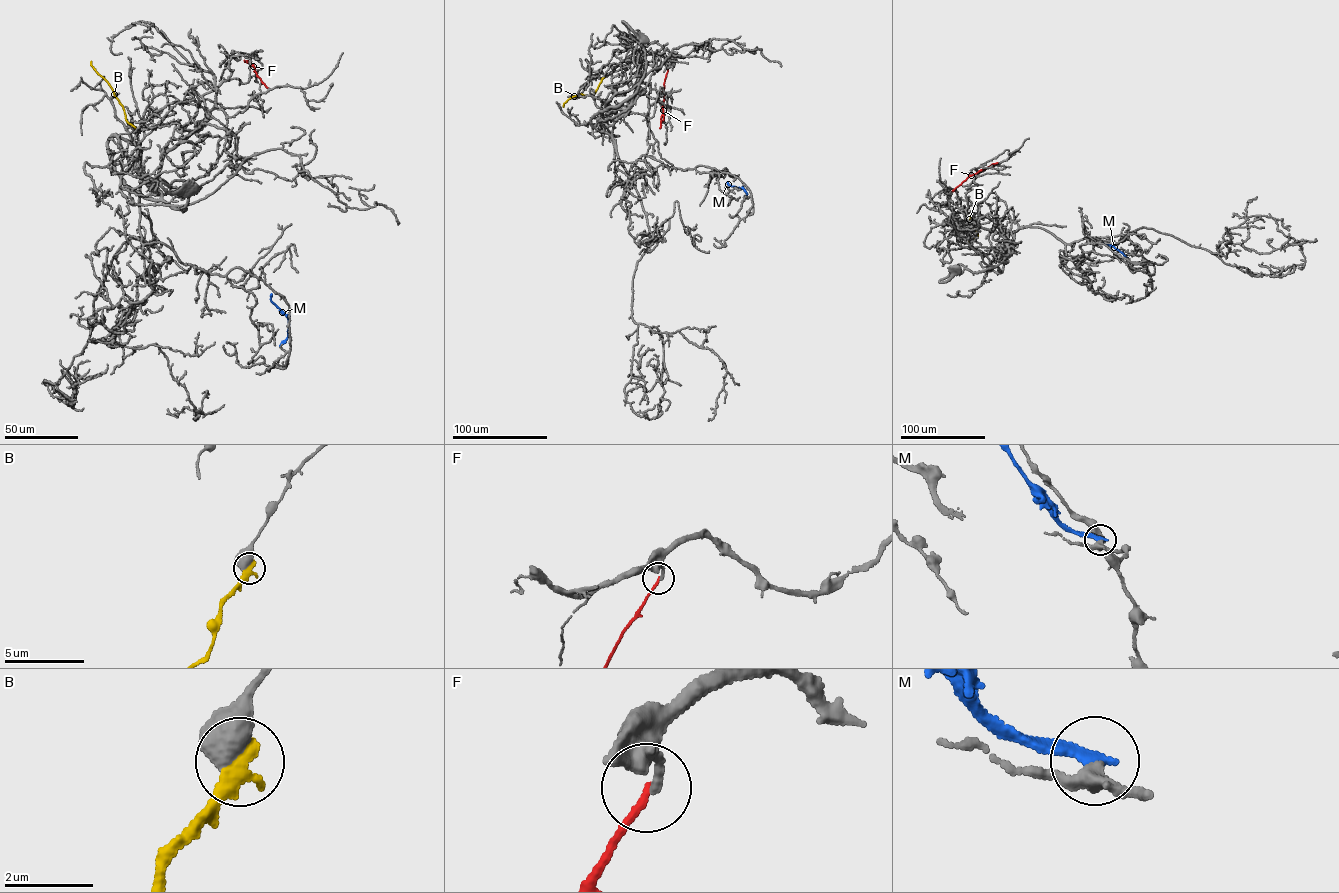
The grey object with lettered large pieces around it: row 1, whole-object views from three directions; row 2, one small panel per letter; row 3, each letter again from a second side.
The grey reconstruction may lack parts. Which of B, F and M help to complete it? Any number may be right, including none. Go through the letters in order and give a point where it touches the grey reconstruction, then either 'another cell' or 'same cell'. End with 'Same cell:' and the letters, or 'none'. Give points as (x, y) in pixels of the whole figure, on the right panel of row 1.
B: meets grey at (968, 242); another cell
F: meets grey at (948, 194); another cell
M: meets grey at (1128, 258); another cell
Same cell: none

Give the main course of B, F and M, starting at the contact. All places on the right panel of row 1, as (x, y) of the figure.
B: (968, 242), (978, 236), (969, 222), (972, 214)
F: (949, 194), (969, 176), (997, 162)
M: (1128, 258), (1113, 246), (1101, 242)

